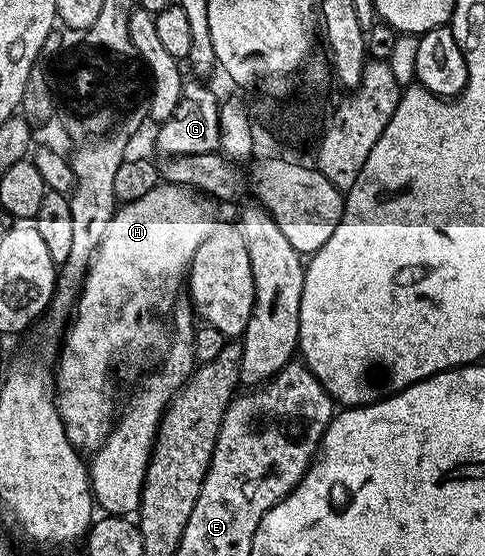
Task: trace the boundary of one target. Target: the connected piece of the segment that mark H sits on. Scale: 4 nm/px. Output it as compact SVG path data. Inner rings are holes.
M158 184L154 190L147 192L147 196L141 196L139 200L135 200L134 202L124 203L114 213L111 224L107 224L107 232L103 232L103 240L99 244L95 256L89 261L89 269L85 271L84 279L79 287L79 293L76 295L75 309L71 315L71 321L68 323L67 329L63 334L65 343L62 344L61 355L57 358L57 370L55 366L55 397L57 399L57 407L59 408L59 416L63 420L63 428L67 432L67 440L78 452L92 452L99 449L105 443L105 437L108 436L110 430L115 425L113 394L109 391L109 385L113 382L113 369L120 362L127 361L128 358L137 358L140 354L153 354L157 349L159 349L158 351L162 349L163 343L167 338L167 322L166 319L164 322L161 317L164 314L166 317L172 311L179 298L177 293L180 290L182 293L183 287L186 285L189 265L193 262L195 252L199 252L199 244L203 244L203 240L207 240L207 236L211 236L211 232L215 227L213 210L208 204L210 205L198 191L190 189L187 186Z

